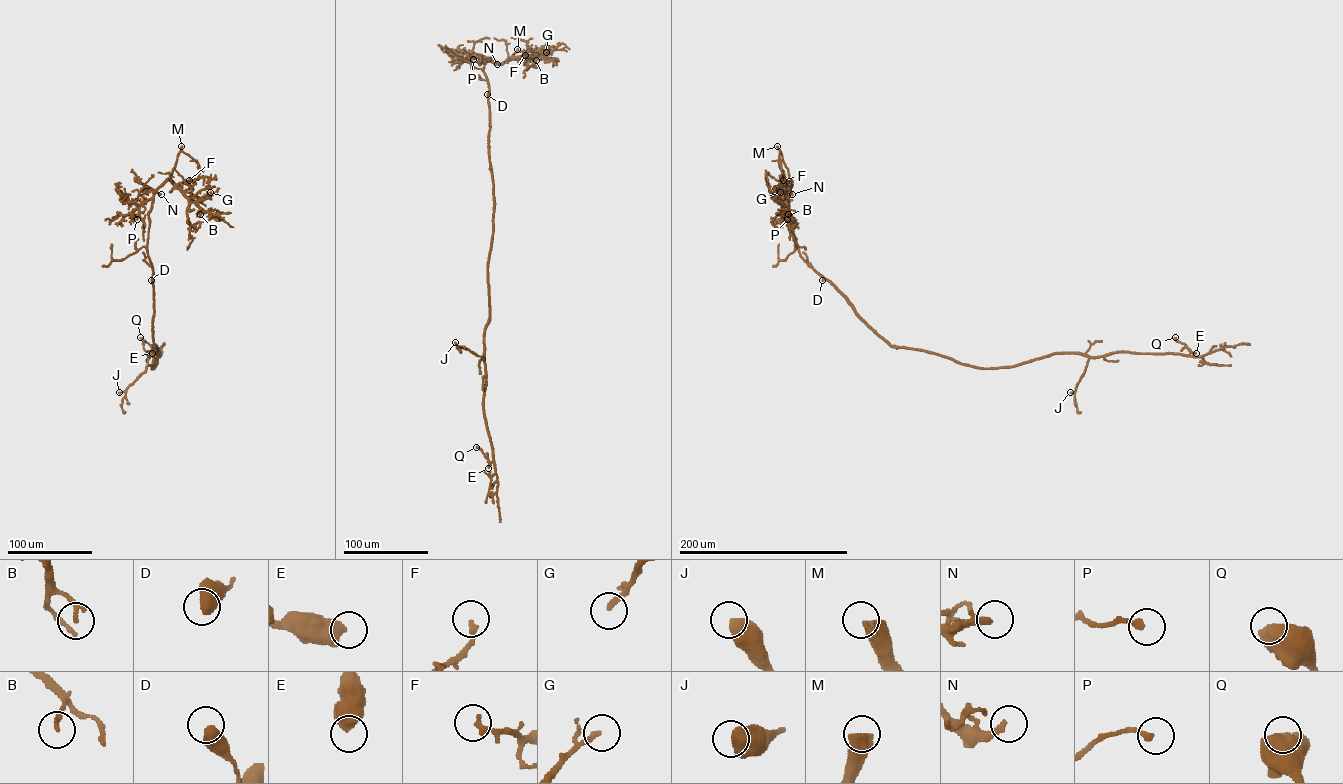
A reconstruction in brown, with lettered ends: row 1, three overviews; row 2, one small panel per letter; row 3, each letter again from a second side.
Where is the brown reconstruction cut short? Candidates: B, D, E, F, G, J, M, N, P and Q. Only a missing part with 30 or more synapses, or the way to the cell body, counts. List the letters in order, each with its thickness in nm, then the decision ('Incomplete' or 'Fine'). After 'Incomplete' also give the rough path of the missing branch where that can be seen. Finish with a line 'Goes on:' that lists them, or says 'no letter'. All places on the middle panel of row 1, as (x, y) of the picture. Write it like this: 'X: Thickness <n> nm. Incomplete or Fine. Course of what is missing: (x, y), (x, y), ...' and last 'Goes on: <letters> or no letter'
B: Thickness 180 nm. Fine
D: Thickness 600 nm. Fine
E: Thickness 550 nm. Fine
F: Thickness 240 nm. Fine
G: Thickness 240 nm. Fine
J: Thickness 600 nm. Fine
M: Thickness 550 nm. Incomplete. Course of what is missing: (517, 49), (521, 43), (513, 34), (520, 10)
N: Thickness 280 nm. Fine
P: Thickness 240 nm. Fine
Q: Thickness 750 nm. Fine
Goes on: M

